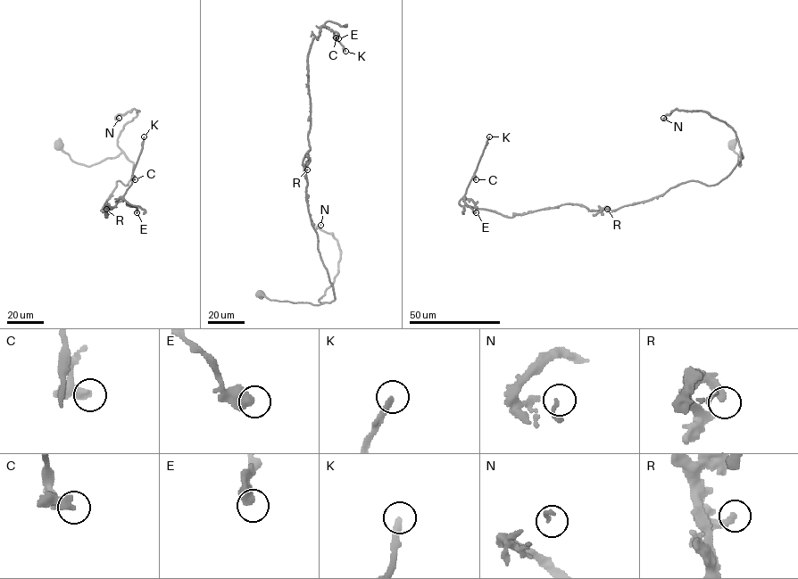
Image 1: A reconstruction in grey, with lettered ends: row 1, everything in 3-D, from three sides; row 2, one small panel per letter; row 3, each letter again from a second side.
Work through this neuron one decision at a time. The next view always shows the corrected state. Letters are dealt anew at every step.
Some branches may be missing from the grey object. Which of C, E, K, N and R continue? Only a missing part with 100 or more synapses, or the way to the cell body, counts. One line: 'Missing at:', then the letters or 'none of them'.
Missing at: K

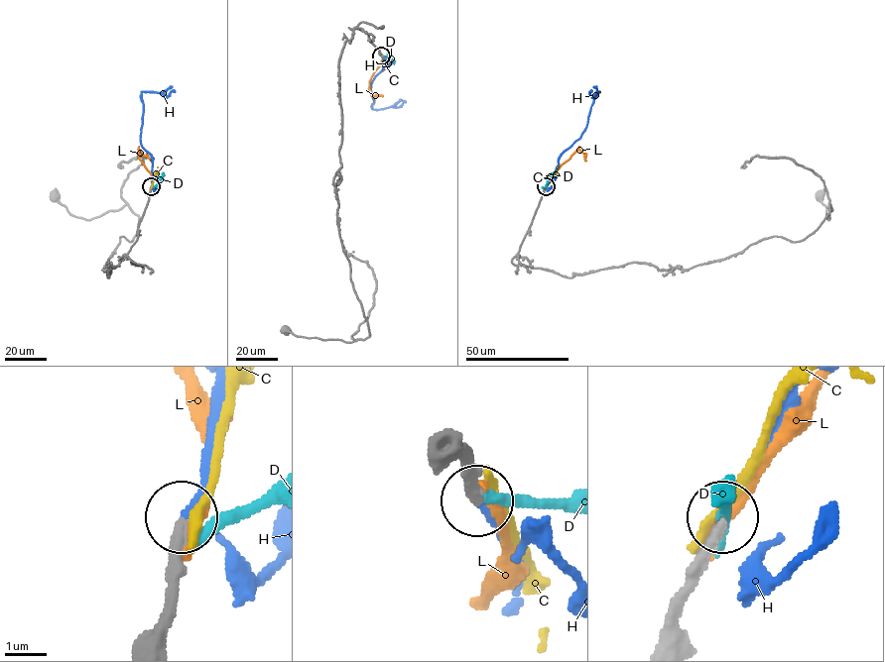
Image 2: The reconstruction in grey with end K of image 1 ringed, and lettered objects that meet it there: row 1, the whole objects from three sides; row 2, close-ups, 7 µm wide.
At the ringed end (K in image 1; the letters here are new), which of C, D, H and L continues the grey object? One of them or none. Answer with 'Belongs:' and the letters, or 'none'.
Belongs: H

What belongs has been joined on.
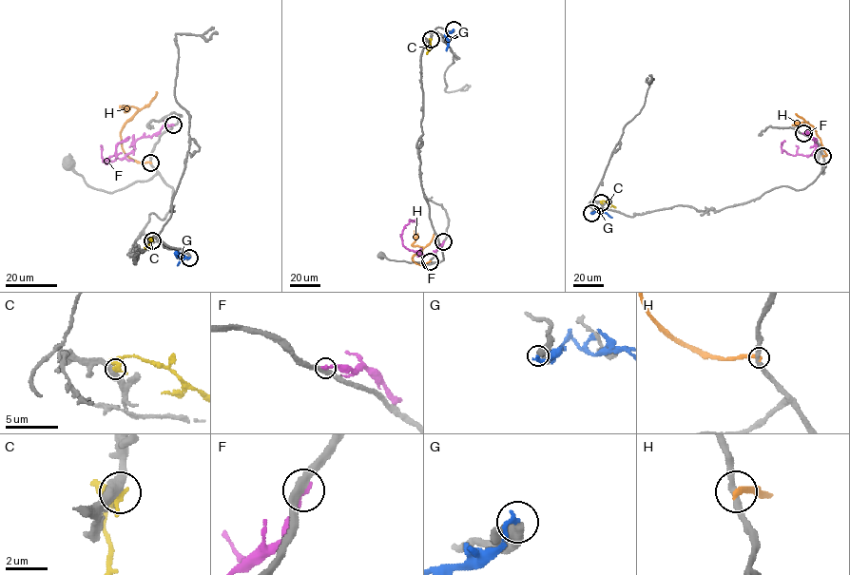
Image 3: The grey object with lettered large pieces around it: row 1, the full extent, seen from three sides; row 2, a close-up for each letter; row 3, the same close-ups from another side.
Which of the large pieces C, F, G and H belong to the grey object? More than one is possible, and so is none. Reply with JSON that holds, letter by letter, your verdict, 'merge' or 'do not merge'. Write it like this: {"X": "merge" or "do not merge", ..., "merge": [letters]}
{"C": "do not merge", "F": "do not merge", "G": "do not merge", "H": "do not merge", "merge": []}

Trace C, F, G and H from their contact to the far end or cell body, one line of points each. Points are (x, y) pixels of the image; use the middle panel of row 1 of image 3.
C: (431, 39), (427, 54)
F: (443, 241), (434, 252), (428, 255), (406, 248), (401, 236), (403, 227), (409, 220), (417, 223)
G: (453, 29), (444, 35), (448, 41), (446, 50)
H: (430, 260), (418, 264), (412, 258), (422, 250), (412, 245), (417, 236), (415, 230)

